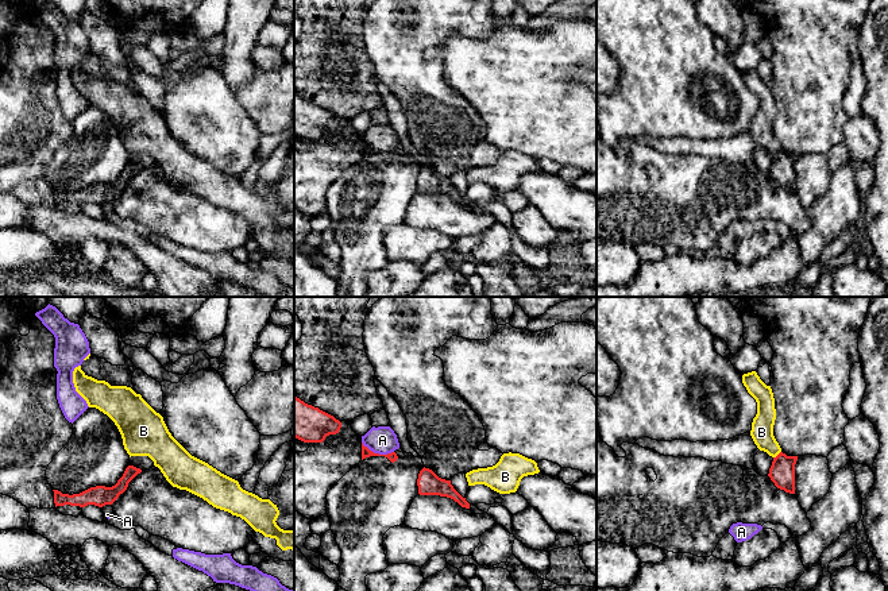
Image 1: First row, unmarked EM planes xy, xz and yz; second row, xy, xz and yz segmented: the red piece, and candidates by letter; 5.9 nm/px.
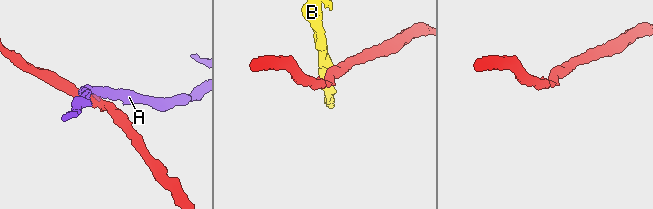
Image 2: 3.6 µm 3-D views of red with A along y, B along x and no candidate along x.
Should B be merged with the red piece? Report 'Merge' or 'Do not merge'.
Do not merge

